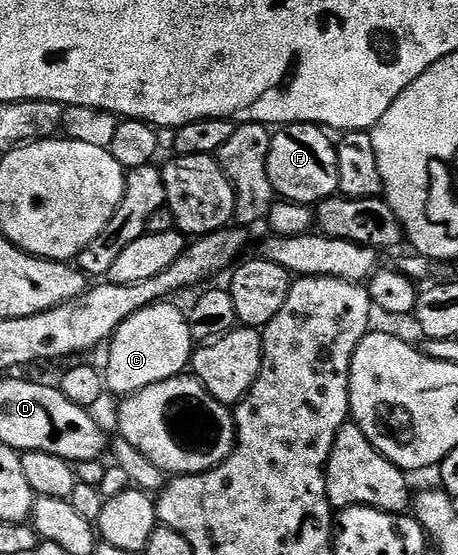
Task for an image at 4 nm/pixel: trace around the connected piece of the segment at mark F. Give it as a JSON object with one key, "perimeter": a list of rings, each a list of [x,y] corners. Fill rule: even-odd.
{"perimeter":[[[289,122],[273,133],[268,153],[268,176],[273,191],[281,199],[319,204],[337,193],[336,142],[327,136],[329,137],[321,127],[314,126],[311,122]]]}

